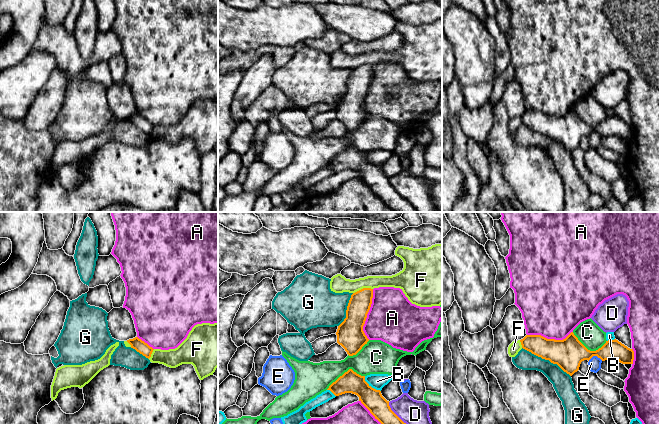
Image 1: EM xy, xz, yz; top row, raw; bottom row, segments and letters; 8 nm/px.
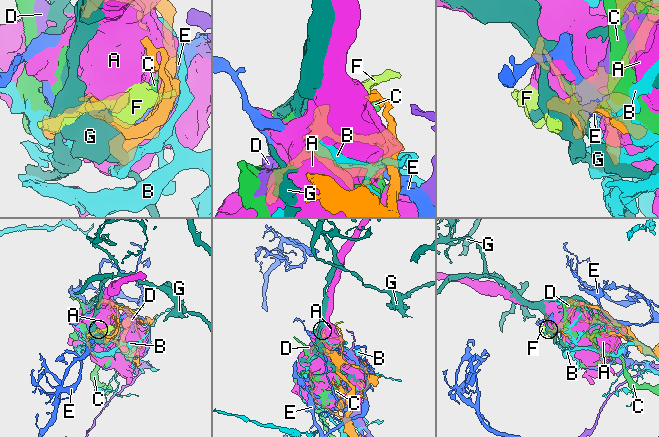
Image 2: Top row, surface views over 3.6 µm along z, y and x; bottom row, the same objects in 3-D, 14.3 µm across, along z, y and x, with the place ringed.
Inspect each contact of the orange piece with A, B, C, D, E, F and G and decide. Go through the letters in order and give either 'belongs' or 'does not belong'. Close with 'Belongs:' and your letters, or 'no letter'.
A: does not belong
B: does not belong
C: does not belong
D: does not belong
E: does not belong
F: does not belong
G: does not belong
Belongs: no letter

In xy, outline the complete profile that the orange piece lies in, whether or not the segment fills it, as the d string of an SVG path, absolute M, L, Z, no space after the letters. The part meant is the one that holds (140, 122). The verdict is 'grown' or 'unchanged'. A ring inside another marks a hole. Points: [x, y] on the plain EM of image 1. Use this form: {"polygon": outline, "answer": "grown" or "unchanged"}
{"polygon": "M135 113L133 115L127 116L127 118L131 121L131 124L135 125L137 128L145 132L146 134L150 134L153 128L153 124L150 123L147 119Z", "answer": "unchanged"}

